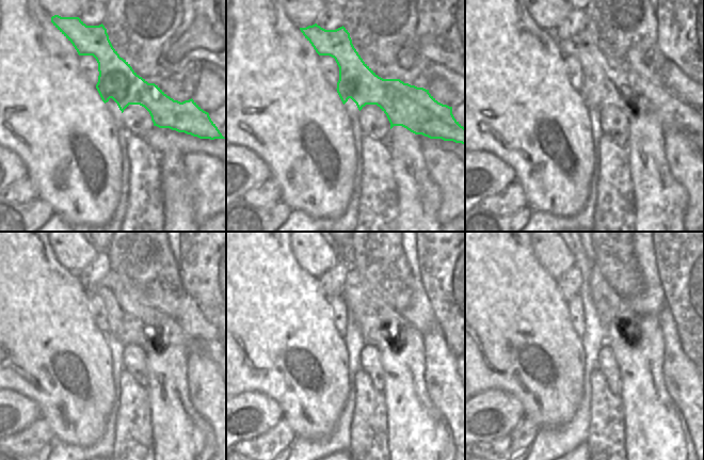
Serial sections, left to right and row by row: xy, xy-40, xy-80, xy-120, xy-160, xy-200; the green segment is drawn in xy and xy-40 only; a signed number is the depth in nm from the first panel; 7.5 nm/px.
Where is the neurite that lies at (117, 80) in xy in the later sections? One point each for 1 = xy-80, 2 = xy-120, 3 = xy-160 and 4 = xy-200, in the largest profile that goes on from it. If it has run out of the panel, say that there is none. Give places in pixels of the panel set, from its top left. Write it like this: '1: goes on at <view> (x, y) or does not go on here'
1: goes on at xy-80 (632, 93)
2: goes on at xy-120 (129, 321)
3: goes on at xy-160 (378, 321)
4: goes on at xy-200 (610, 307)

